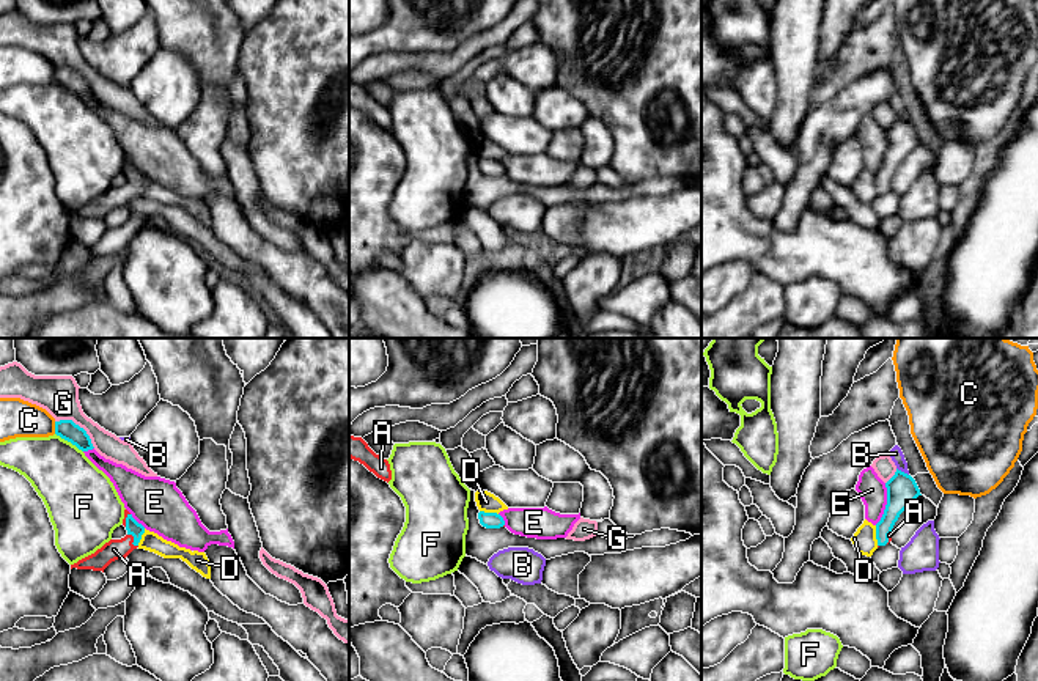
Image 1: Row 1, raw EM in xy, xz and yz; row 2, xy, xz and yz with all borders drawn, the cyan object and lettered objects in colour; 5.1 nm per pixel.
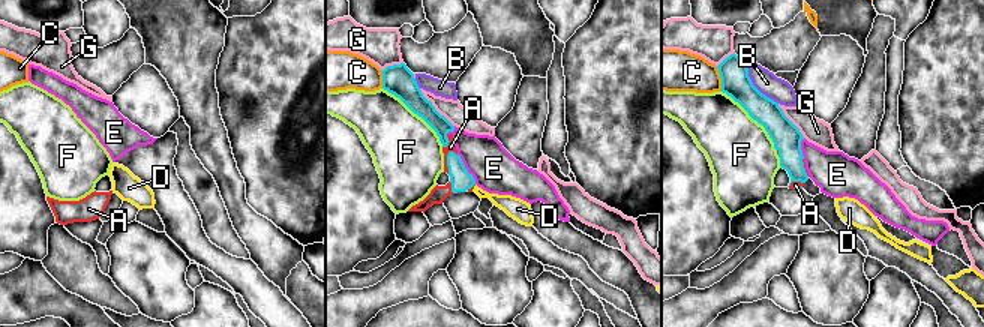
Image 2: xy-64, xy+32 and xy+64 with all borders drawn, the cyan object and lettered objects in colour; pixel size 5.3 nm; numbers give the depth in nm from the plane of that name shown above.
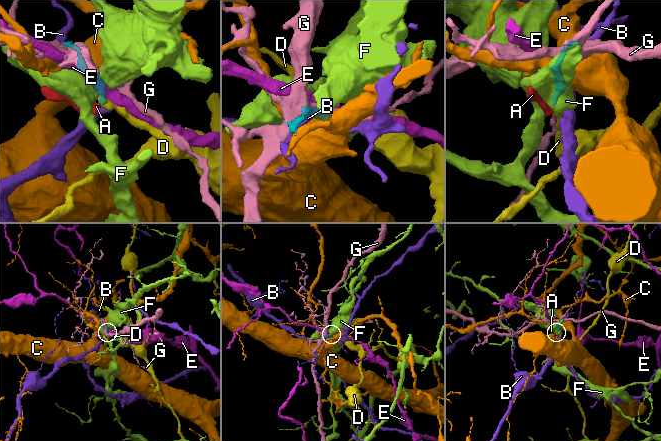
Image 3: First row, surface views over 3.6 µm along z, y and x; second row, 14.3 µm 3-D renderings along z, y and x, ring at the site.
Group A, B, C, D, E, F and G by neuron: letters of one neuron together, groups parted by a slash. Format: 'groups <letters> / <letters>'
groups A / B / C / D / E / F / G

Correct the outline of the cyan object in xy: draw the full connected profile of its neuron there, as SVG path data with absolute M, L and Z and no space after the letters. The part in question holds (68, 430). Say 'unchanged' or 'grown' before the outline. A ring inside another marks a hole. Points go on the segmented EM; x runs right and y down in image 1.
unchanged; M72 420L55 421L55 434L71 442L82 451L88 451L94 448L86 431L79 425L75 425Z

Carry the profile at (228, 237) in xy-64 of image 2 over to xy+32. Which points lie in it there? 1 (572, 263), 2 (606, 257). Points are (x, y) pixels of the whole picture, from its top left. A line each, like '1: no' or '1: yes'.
1: no
2: yes

